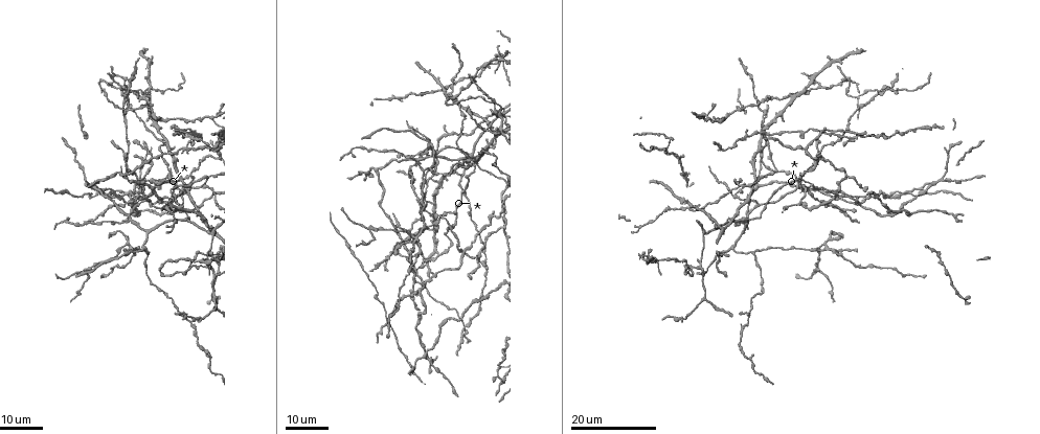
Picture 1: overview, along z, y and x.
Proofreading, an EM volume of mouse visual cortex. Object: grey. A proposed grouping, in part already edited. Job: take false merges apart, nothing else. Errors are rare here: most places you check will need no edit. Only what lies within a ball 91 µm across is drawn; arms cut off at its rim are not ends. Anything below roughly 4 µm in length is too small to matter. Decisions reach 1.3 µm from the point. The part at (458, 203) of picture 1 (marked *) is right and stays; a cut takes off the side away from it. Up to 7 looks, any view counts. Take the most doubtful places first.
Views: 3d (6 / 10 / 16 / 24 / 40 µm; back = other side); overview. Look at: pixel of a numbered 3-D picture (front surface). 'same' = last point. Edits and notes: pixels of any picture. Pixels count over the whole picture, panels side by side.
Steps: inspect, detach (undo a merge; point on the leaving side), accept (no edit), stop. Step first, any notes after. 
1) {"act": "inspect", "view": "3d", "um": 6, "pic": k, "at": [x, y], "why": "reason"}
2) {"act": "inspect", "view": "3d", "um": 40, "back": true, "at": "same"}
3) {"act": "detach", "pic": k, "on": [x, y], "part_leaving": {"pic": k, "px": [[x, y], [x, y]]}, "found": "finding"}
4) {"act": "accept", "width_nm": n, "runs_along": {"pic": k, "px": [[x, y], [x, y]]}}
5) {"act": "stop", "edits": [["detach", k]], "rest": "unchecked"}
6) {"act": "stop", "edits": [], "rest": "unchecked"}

{"act": "inspect", "view": "3d", "um": 24, "pic": 1, "at": [127, 106], "why": "four or more arms meet"}

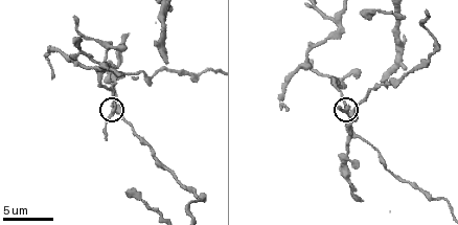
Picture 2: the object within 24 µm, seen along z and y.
{"act": "inspect", "view": "3d", "um": 6, "pic": 2, "at": [348, 111], "why": "closer look"}

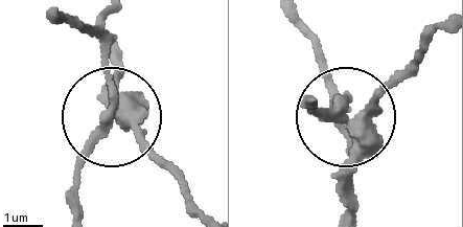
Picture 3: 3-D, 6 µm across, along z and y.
{"act": "accept", "side_arm_um": 17, "runs_along": {"pic": 3, "px": [[443, 23], [346, 116], [353, 212]]}, "found": "continuous, no second cell"}

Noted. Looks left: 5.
{"act": "inspect", "view": "3d", "um": 16, "pic": 1, "at": [908, 191], "why": "looks like a crossing"}

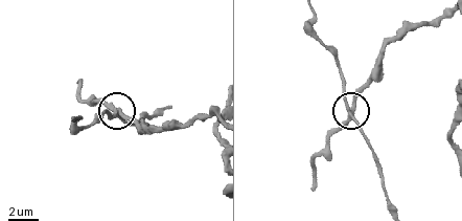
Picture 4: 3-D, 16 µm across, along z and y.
{"act": "inspect", "view": "3d", "um": 6, "pic": 4, "at": [113, 117]}

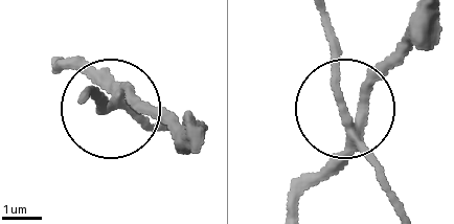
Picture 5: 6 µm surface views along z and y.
{"act": "accept", "arms": 4, "found": "one cell here"}

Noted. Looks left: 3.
{"act": "inspect", "view": "3d", "um": 16, "pic": 1, "at": [178, 185], "why": "a fork"}

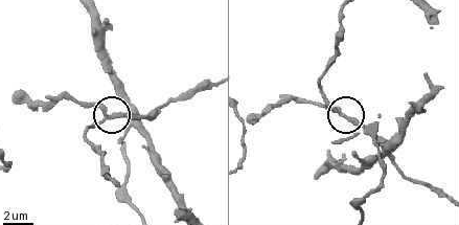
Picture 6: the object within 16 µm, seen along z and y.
{"act": "inspect", "view": "3d", "um": 10, "pic": 6, "at": [109, 114], "why": "zoom in"}

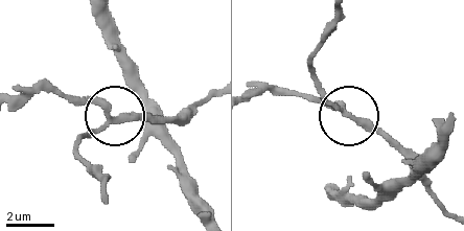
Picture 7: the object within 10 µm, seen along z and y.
{"act": "accept", "side_arm_um": 8, "runs_along": {"pic": 7, "px": [[105, 190], [76, 148], [106, 124], [106, 112], [66, 96]]}, "found": "one cell here"}

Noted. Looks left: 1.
{"act": "stop", "edits": [], "rest": "unchecked"}

